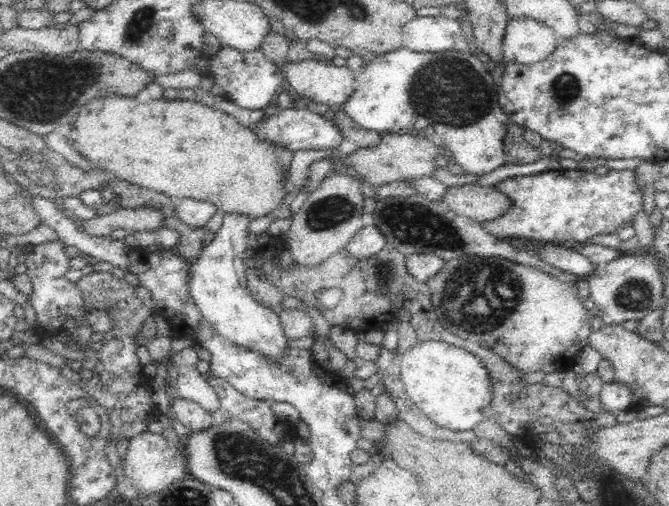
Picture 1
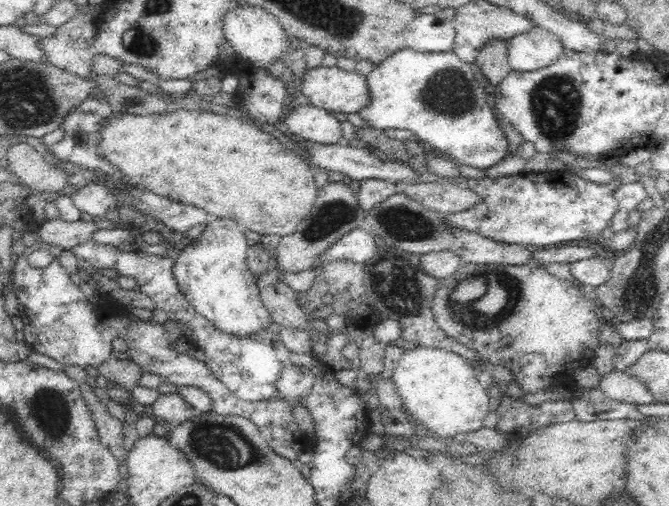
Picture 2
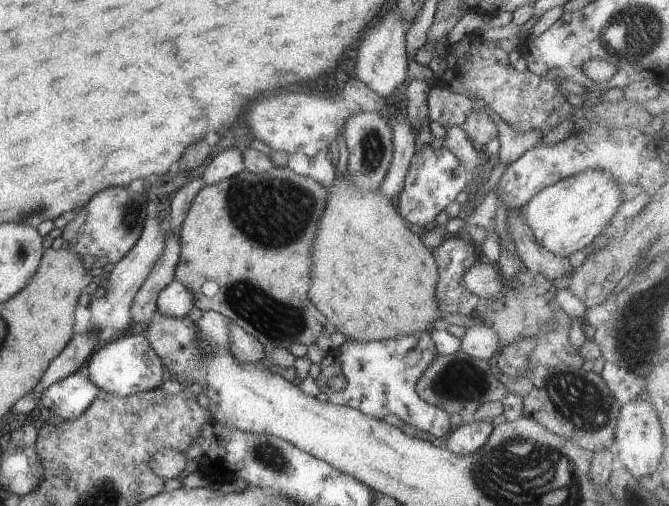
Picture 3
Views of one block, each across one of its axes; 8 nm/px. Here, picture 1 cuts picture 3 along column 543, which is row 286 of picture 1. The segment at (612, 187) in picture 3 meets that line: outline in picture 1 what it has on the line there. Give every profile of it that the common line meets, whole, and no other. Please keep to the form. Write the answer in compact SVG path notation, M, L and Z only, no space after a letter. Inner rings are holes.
M226 213L222 228L214 235L212 243L201 252L196 263L189 264L190 293L203 318L209 322L215 333L229 343L259 352L268 362L284 358L289 338L284 335L279 314L261 306L248 290L246 283L245 251L250 217L238 213Z

